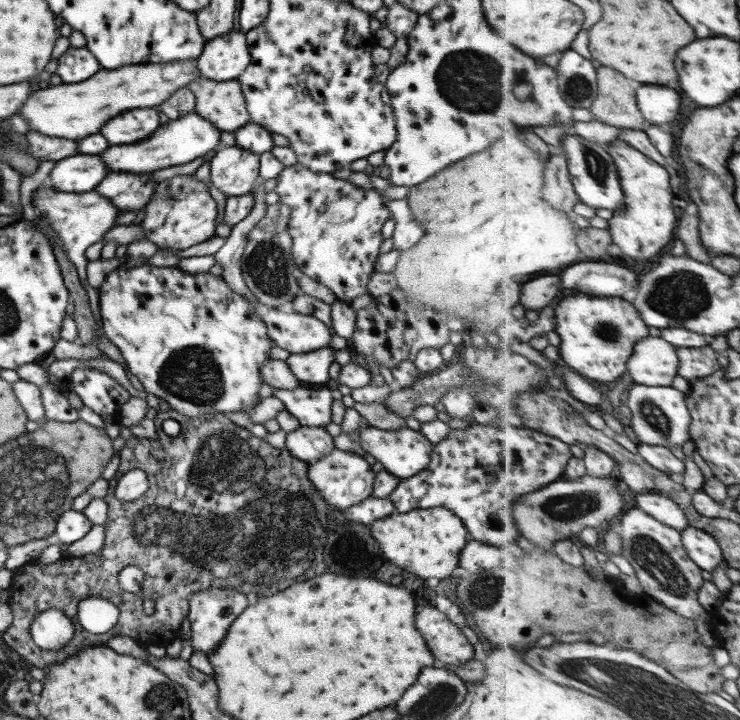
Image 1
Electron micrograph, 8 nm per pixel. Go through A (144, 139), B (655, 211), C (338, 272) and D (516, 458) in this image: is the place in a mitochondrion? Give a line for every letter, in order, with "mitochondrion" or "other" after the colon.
A: other
B: other
C: other
D: mitochondrion

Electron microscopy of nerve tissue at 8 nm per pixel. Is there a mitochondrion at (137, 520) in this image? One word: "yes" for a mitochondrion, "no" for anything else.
yes

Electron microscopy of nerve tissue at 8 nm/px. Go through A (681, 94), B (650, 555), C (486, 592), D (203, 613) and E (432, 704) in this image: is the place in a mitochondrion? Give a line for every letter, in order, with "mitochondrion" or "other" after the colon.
A: other
B: mitochondrion
C: mitochondrion
D: other
E: mitochondrion

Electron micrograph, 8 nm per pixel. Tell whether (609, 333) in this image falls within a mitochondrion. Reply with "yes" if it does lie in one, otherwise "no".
yes

